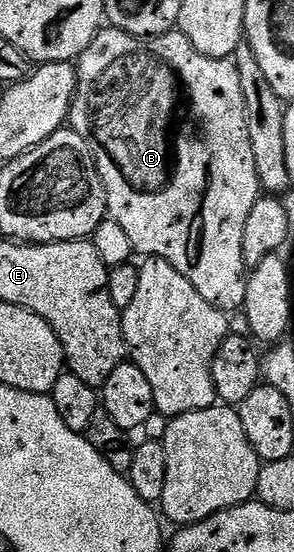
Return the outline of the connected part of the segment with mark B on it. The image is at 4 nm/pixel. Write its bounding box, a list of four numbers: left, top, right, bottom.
[68,27,260,315]

